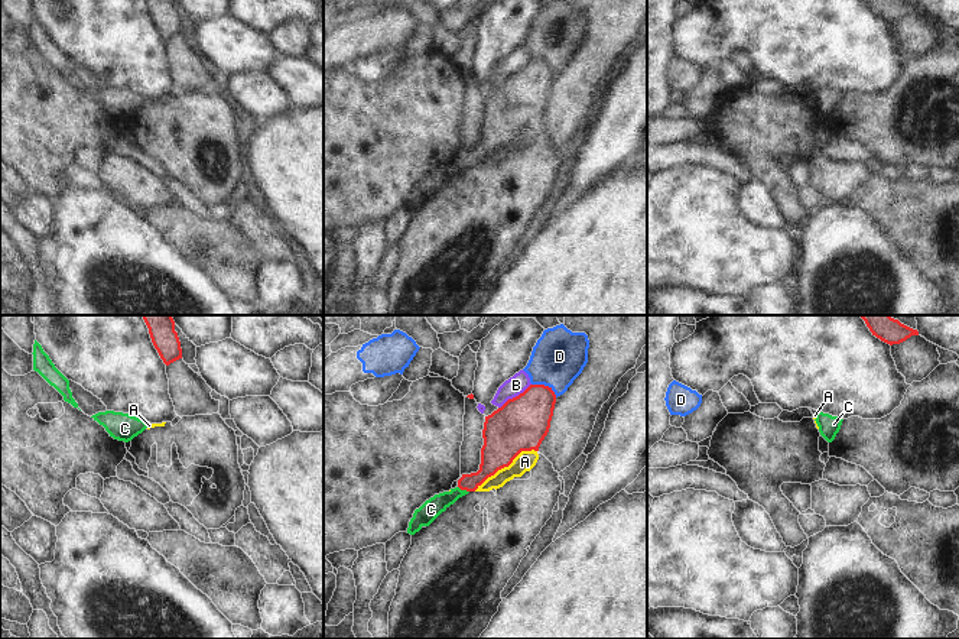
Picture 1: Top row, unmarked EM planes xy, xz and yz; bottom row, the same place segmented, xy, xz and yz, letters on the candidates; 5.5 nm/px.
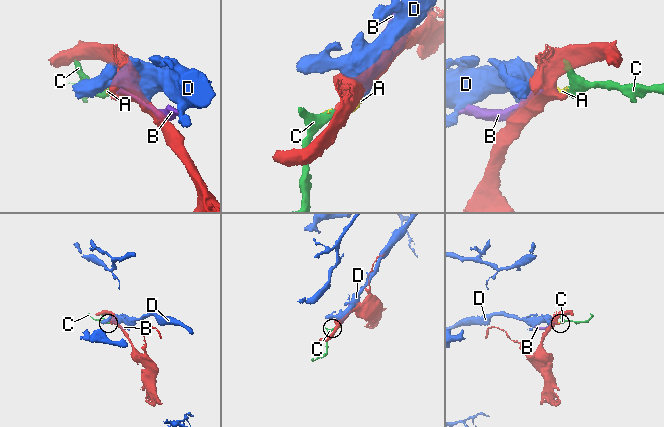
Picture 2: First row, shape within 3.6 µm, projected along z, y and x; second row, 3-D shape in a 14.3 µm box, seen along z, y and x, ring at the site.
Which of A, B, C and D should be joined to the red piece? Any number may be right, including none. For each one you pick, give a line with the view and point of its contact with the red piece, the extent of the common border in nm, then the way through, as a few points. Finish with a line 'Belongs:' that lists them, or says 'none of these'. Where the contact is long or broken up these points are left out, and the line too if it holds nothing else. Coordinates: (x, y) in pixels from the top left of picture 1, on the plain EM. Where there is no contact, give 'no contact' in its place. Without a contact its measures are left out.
Belongs: none of these

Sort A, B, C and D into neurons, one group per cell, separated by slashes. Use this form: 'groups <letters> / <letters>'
groups A C D / B

